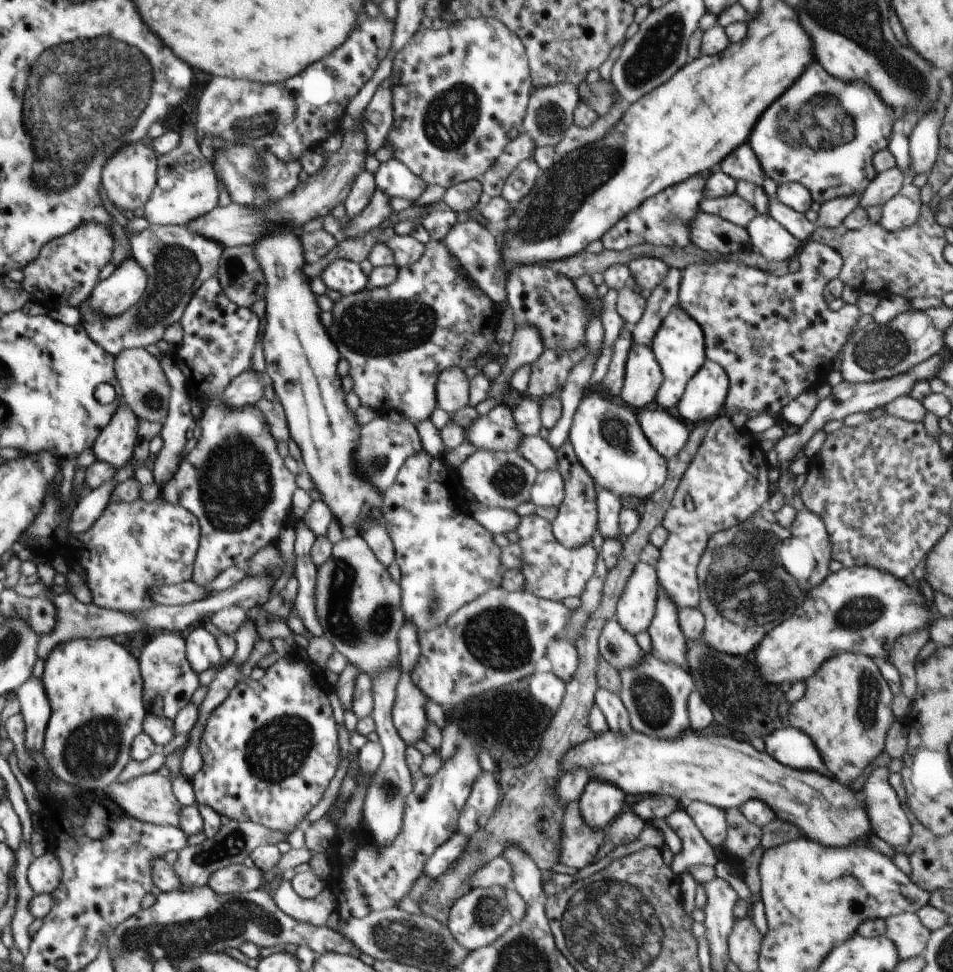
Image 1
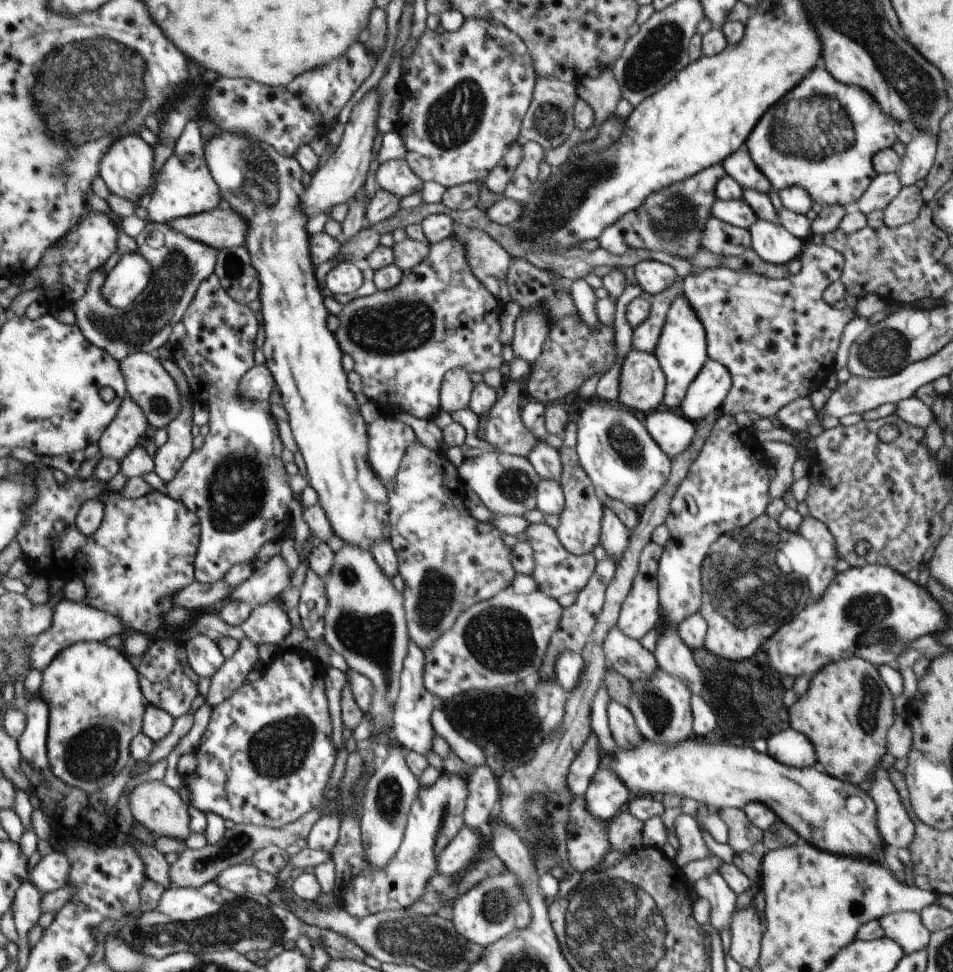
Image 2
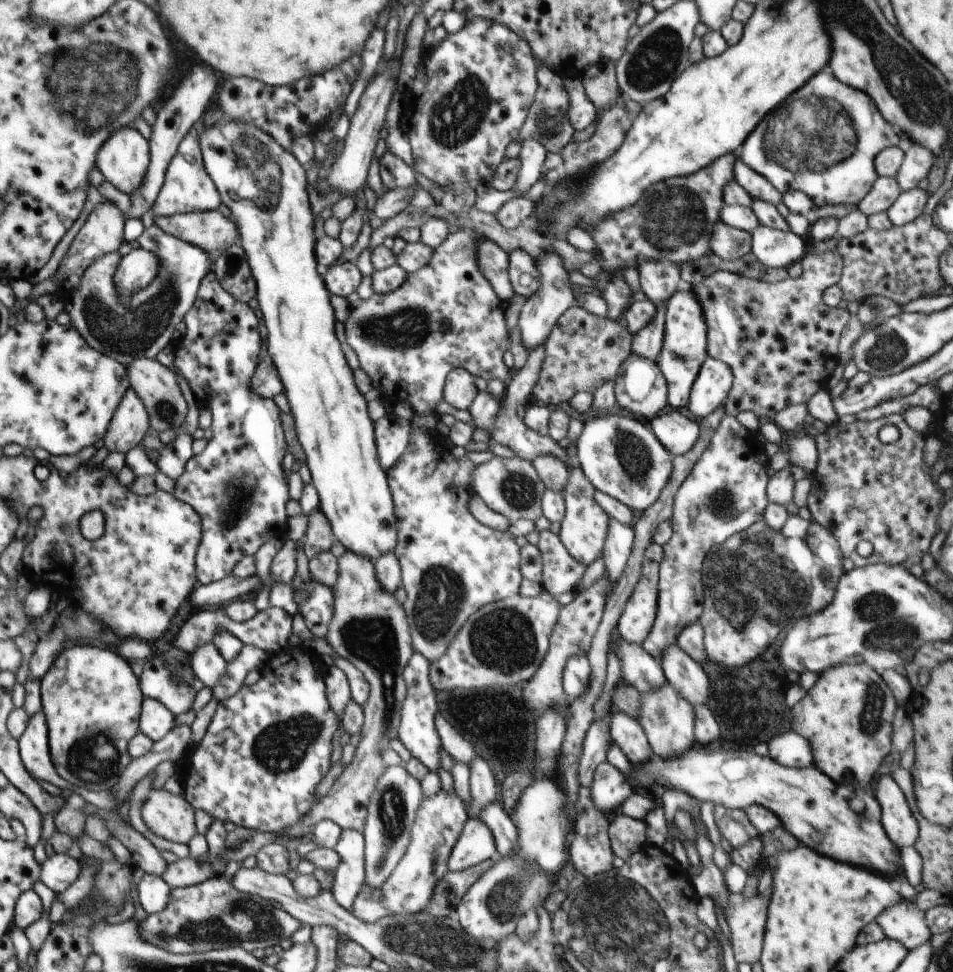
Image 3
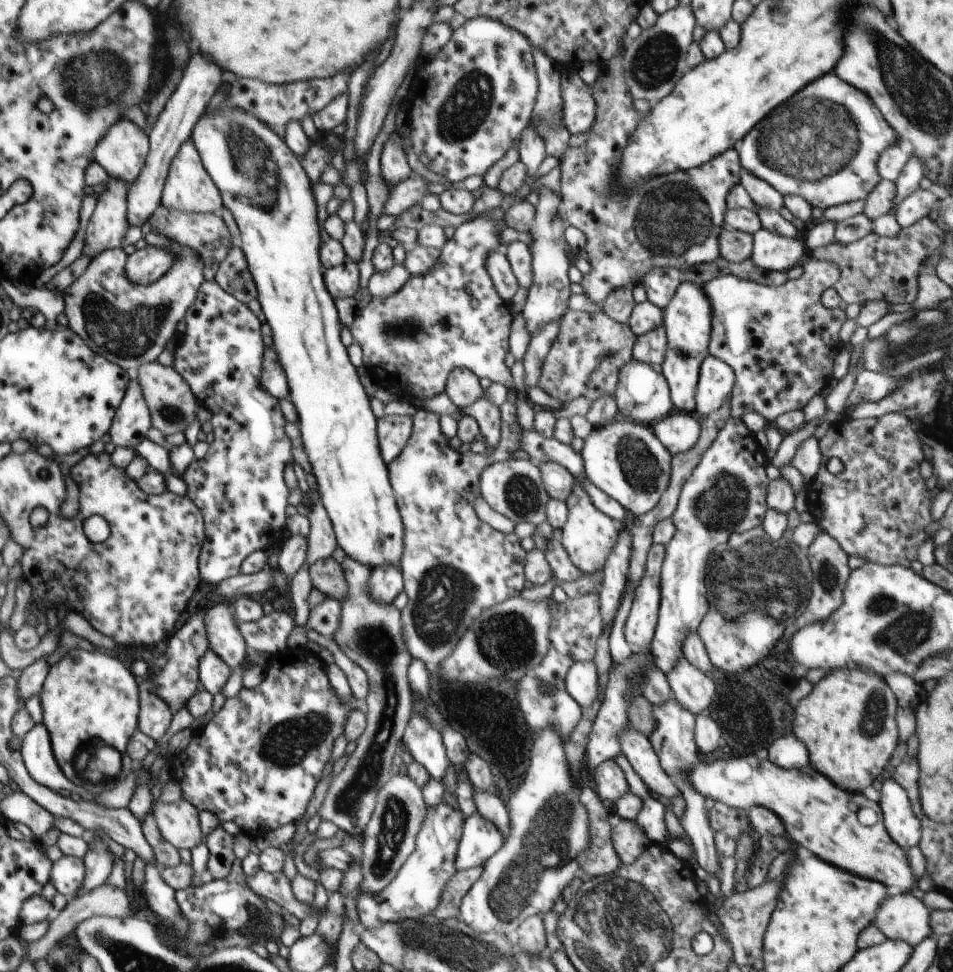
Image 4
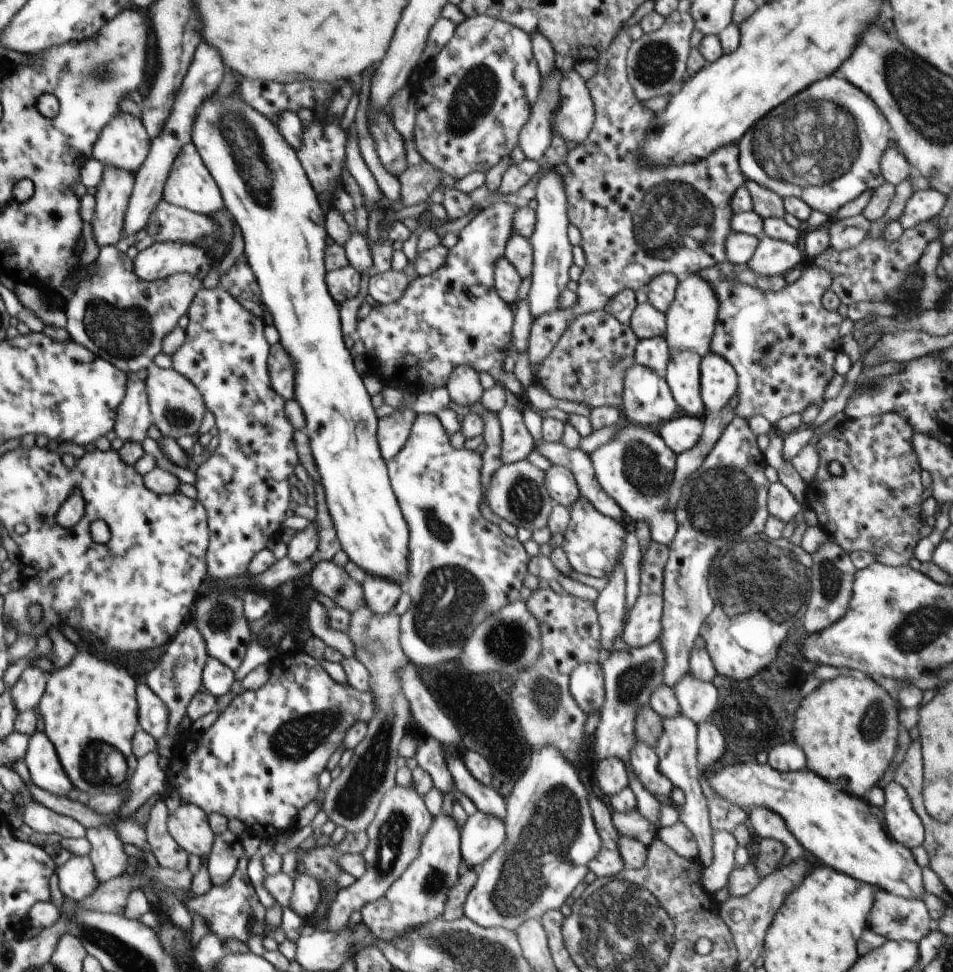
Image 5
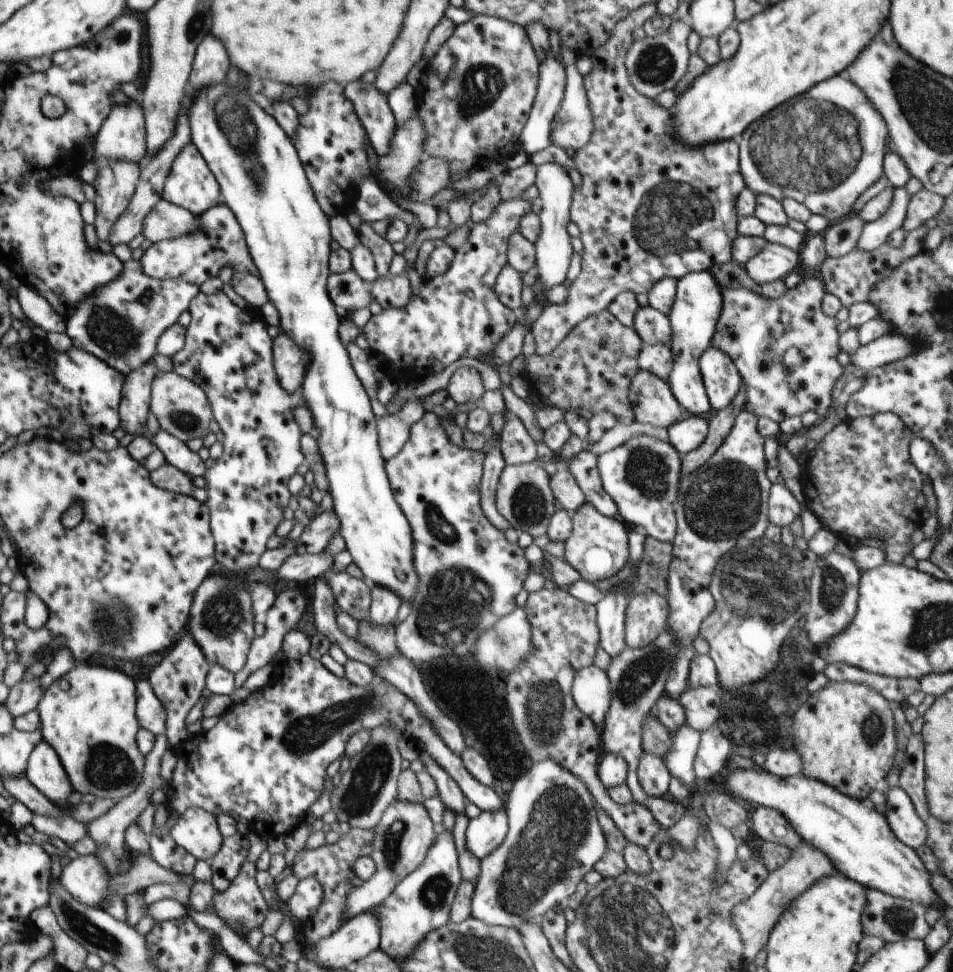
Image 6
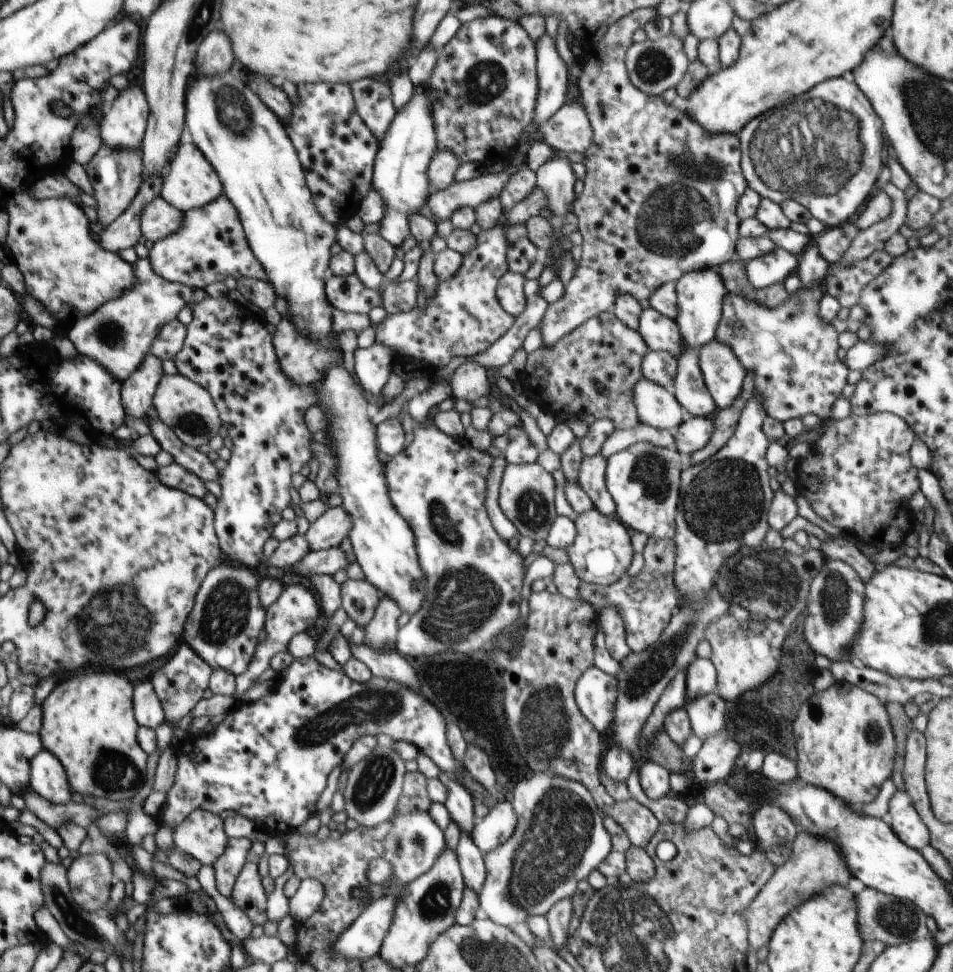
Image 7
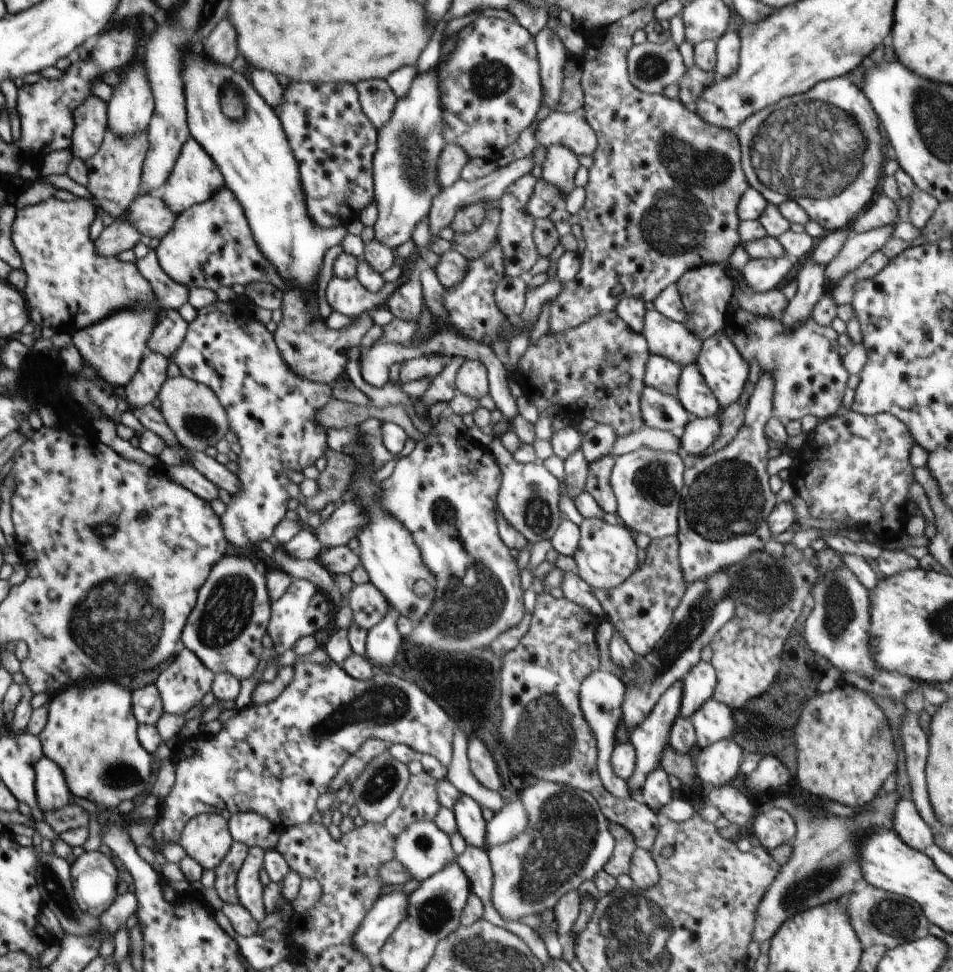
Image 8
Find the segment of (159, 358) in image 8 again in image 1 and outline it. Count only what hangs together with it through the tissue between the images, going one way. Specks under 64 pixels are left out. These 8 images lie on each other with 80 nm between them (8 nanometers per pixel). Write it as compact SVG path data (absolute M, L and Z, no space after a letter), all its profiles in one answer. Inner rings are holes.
M122 402L93 442L96 460L107 462L118 470L132 459L138 440L139 420L133 408Z

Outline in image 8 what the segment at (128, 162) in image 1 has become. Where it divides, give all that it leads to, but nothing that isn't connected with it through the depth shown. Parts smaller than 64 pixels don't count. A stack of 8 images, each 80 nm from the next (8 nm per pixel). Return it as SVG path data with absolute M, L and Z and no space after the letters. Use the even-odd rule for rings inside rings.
M142 64L130 66L107 102L107 126L118 136L138 135L149 128L156 104L150 76Z

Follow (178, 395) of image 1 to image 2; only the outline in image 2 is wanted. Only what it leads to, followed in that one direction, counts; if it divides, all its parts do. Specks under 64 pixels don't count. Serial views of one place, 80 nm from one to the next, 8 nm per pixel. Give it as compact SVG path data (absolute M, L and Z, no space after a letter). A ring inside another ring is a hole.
M181 397L181 414L166 428L168 441L157 448L154 456L154 475L169 483L180 470L184 461L192 454L192 408Z

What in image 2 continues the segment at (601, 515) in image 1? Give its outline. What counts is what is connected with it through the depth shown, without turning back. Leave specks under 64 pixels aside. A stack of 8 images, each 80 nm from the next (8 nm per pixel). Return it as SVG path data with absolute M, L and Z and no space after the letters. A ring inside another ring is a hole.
M604 507L603 513L599 544L602 545L606 554L618 564L618 561L623 559L631 532L610 509Z

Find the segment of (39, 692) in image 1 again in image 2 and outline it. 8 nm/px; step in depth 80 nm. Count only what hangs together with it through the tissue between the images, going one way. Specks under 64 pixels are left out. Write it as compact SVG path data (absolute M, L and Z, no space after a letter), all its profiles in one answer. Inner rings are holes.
M40 694L34 700L27 702L24 709L26 724L24 732L17 740L21 757L31 764L31 767L42 772L49 768L47 757L47 732L49 729L49 705L41 699Z

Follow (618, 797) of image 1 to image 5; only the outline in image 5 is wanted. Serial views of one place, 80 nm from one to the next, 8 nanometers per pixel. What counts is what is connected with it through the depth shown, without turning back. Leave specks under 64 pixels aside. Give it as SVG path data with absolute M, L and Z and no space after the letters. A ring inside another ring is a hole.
M618 757L597 760L594 771L598 786L606 796L616 794L629 786L627 766Z

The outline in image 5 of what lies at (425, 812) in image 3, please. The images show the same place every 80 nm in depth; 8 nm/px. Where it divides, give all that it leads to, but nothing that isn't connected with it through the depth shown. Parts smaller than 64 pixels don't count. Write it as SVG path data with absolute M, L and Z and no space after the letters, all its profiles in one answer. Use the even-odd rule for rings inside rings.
M440 813L433 817L430 830L424 835L420 854L376 902L368 903L361 911L362 922L376 939L394 941L414 927L442 919L450 889L459 879L461 857L461 832L452 817Z

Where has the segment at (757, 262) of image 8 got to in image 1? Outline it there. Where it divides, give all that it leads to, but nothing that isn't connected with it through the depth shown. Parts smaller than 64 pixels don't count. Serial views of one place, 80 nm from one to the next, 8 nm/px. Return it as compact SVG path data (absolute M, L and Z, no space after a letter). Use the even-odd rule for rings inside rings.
M757 214L749 222L748 231L751 248L766 260L790 261L802 247L802 243L769 214Z

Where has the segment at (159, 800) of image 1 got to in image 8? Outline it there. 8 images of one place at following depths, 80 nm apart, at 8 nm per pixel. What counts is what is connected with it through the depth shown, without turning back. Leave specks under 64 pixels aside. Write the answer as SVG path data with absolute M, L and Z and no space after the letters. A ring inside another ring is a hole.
M206 812L186 823L178 844L203 870L214 871L228 854L233 842L227 816Z

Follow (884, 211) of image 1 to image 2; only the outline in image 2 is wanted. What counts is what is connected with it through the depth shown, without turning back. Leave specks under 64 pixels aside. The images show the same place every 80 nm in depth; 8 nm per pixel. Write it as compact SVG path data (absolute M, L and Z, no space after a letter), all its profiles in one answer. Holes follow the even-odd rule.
M916 185L902 187L898 196L890 201L890 204L883 210L884 222L887 227L896 228L912 222L926 206L921 189Z

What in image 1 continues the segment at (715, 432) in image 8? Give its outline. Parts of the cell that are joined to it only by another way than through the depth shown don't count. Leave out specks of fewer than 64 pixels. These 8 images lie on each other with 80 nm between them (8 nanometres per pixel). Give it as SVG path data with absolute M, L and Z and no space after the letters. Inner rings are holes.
M650 406L637 415L646 438L666 460L676 456L689 439L686 422L658 406Z

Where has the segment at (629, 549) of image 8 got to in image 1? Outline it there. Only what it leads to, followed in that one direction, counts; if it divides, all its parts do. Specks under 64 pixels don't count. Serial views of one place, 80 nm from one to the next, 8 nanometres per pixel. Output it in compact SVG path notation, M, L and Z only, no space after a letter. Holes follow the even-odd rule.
M570 440L557 450L558 471L564 481L565 497L560 503L558 516L551 522L555 539L566 548L573 549L582 545L592 544L592 536L597 531L598 511L595 482L590 473L580 464Z

